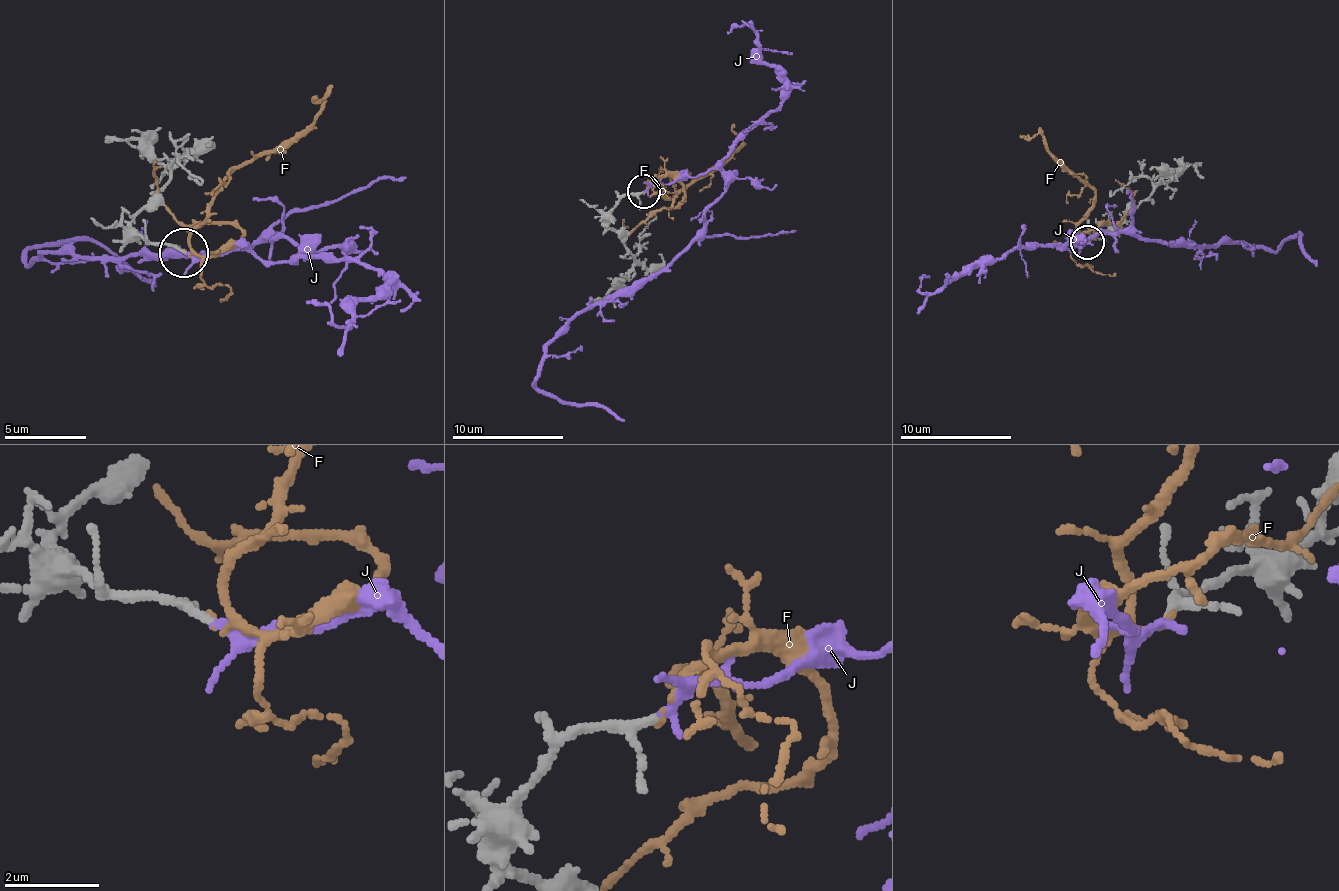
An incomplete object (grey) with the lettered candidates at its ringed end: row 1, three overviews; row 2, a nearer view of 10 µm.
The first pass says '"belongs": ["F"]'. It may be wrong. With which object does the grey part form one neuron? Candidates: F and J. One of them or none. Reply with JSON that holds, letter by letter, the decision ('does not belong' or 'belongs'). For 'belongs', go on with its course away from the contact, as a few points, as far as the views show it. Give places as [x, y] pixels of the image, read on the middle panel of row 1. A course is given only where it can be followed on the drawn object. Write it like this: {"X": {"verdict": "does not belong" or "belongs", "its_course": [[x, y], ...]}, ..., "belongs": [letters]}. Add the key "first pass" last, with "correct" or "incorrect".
{"F": {"verdict": "does not belong"}, "J": {"verdict": "belongs", "its_course": [[644, 192], [711, 169], [725, 181], [706, 225], [661, 270], [582, 309], [546, 346], [535, 385], [624, 421]]}, "belongs": ["J"], "first pass": "incorrect"}

